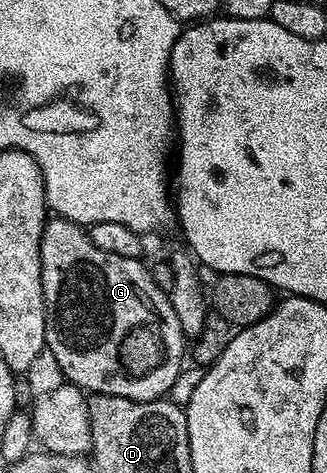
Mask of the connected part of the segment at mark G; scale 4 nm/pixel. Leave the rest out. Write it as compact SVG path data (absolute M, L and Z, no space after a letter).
M61 218L47 219L42 227L42 241L40 242L40 266L42 267L42 301L46 307L46 348L55 356L56 362L62 371L63 377L69 383L77 386L86 394L103 392L109 396L119 396L129 400L161 400L169 393L176 378L184 371L182 356L187 355L188 344L180 330L180 322L176 318L176 310L172 310L169 295L156 286L152 280L149 267L141 259L120 258L120 254L108 254L93 244L87 229L80 224L74 224L70 220Z

